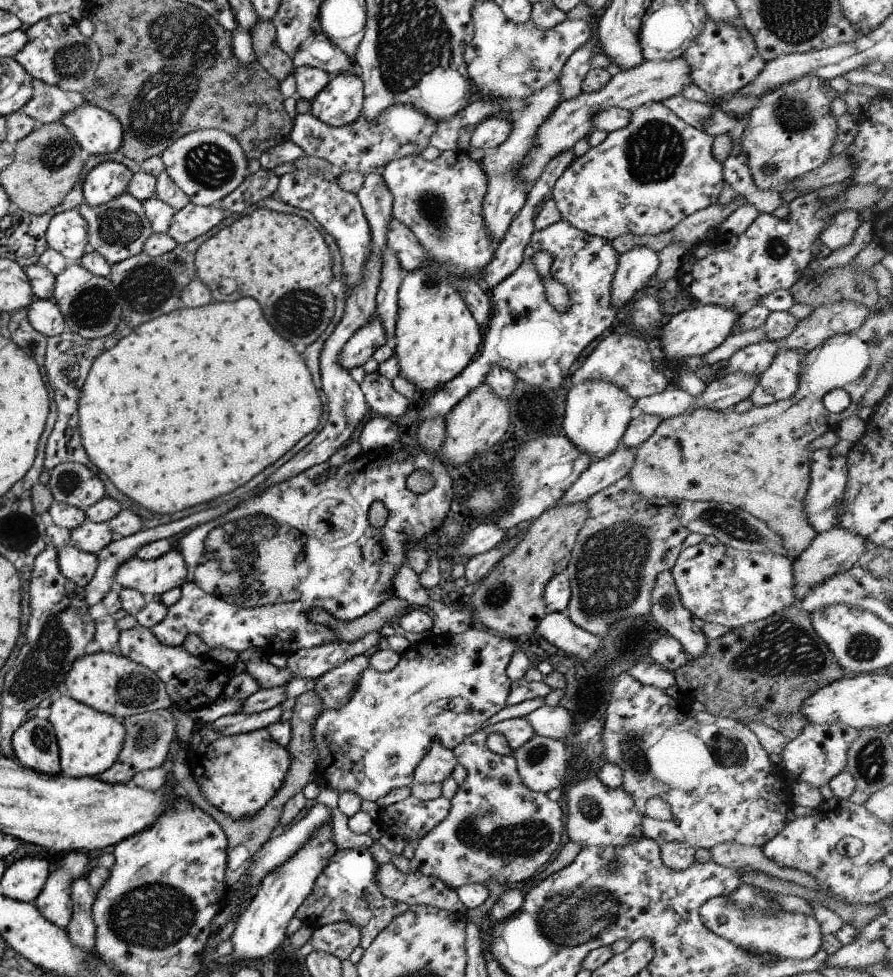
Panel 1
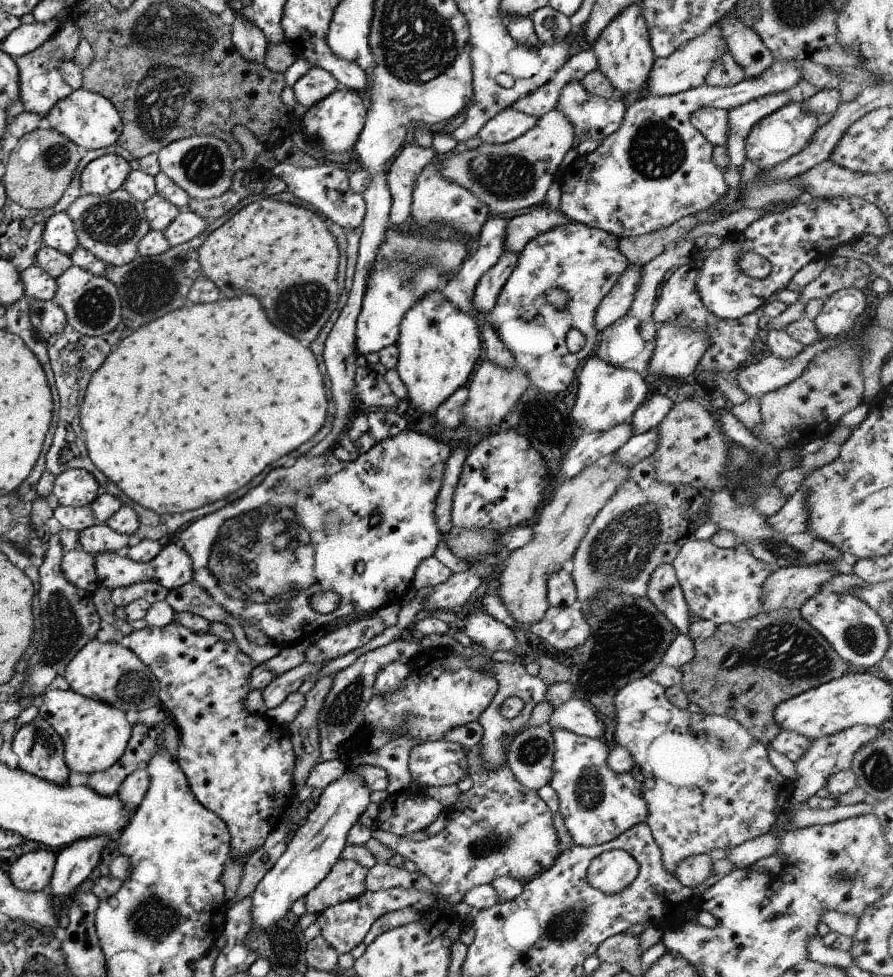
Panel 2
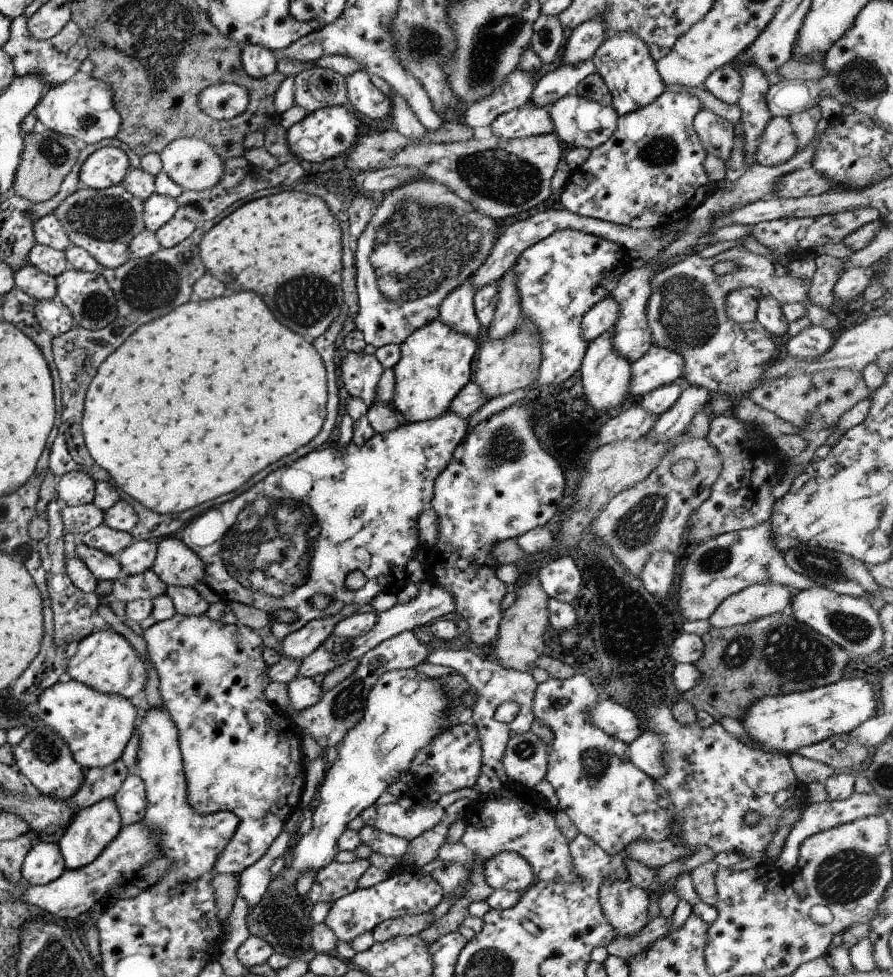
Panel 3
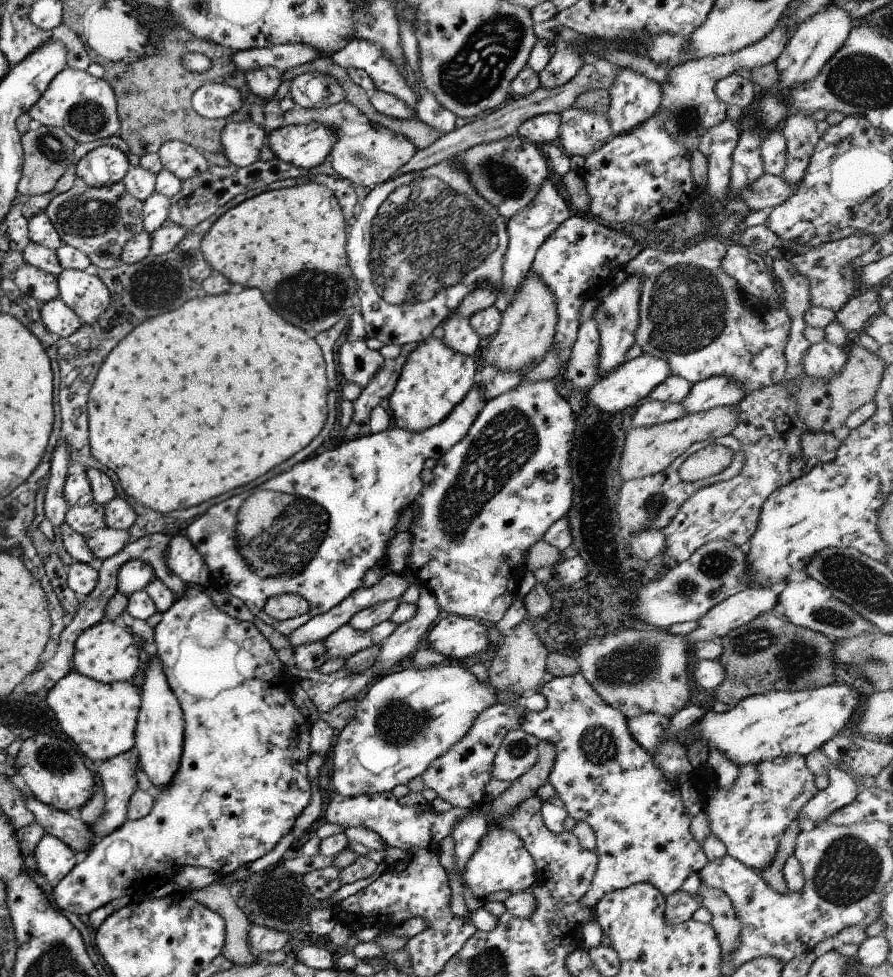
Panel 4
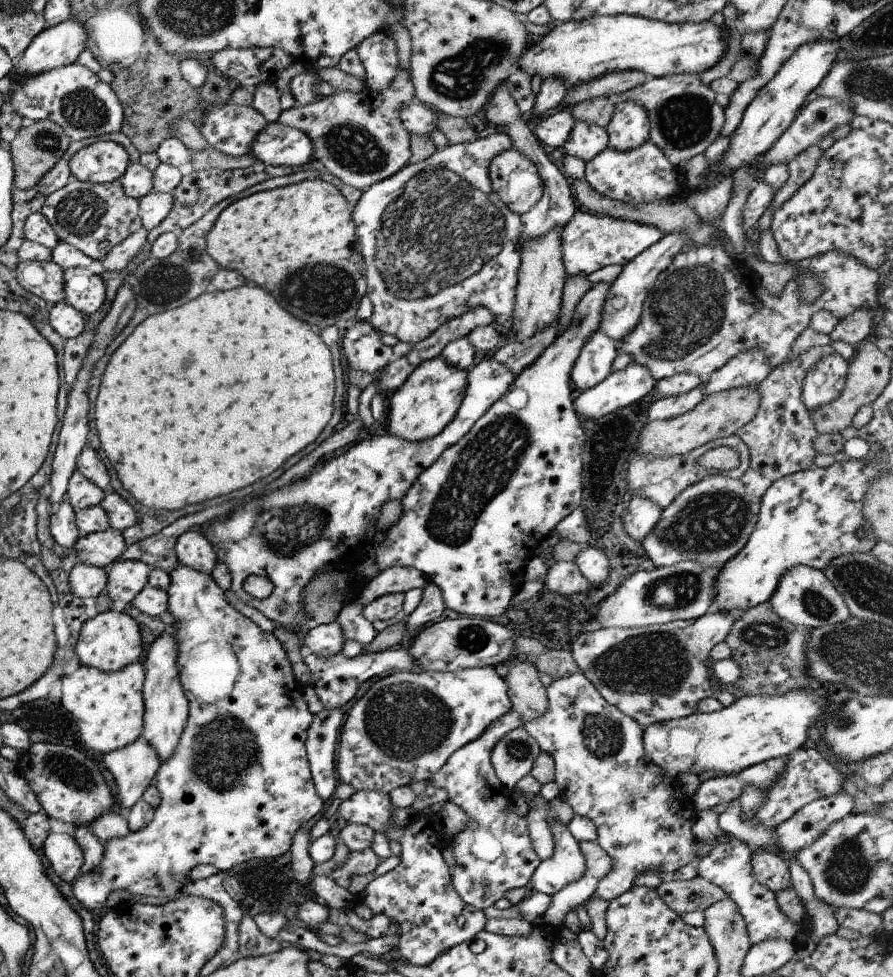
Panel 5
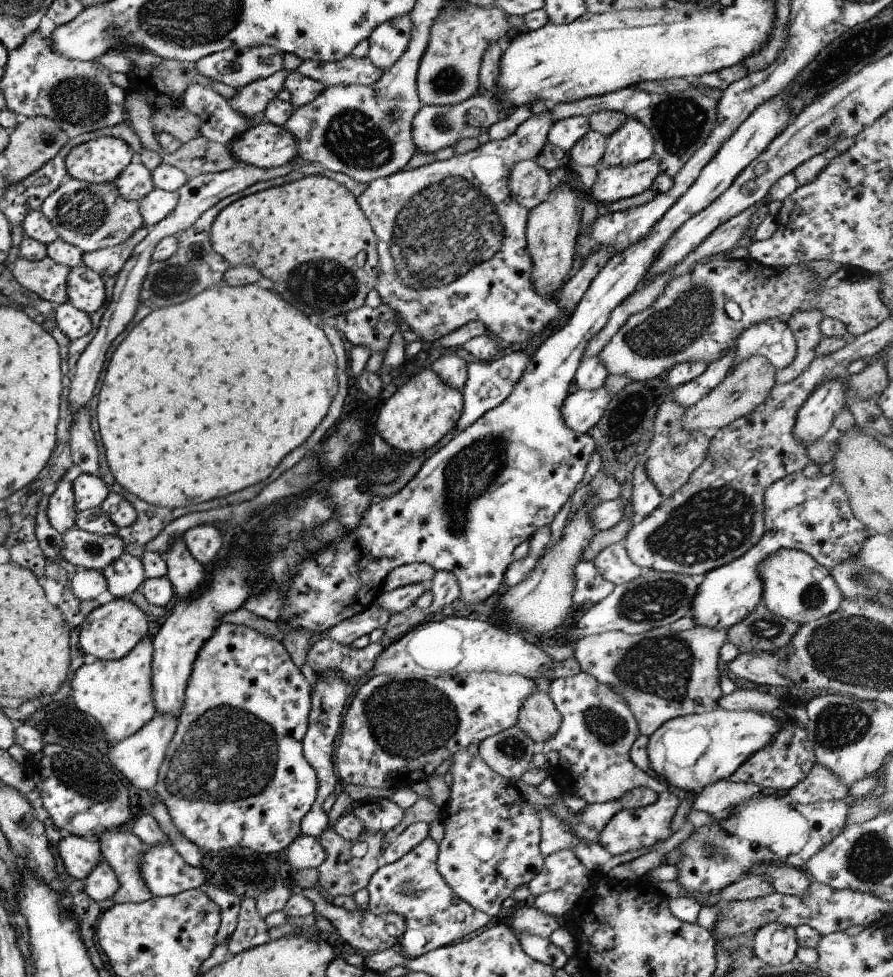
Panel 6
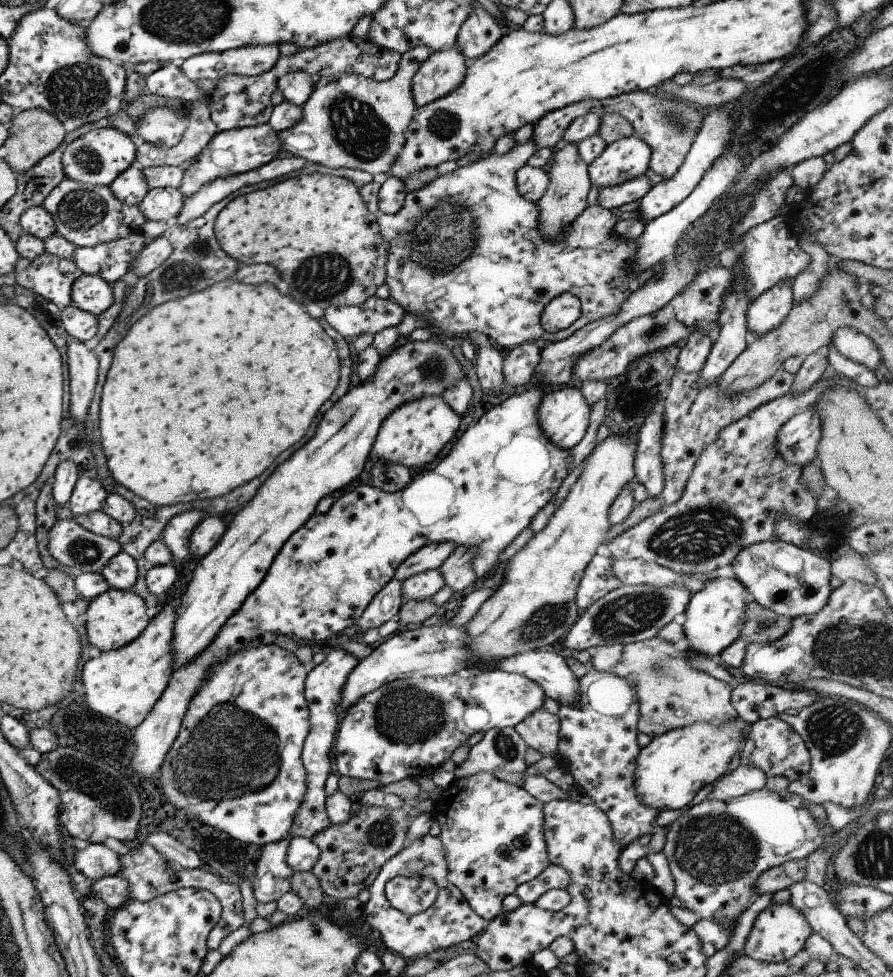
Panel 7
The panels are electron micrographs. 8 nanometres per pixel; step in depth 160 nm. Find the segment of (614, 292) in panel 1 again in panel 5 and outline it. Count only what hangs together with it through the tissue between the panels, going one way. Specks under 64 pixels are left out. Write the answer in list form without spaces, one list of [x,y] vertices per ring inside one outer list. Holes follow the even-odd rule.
[[[595,331],[581,347],[572,364],[570,379],[579,390],[598,385],[609,373],[617,356],[615,342],[605,333]]]

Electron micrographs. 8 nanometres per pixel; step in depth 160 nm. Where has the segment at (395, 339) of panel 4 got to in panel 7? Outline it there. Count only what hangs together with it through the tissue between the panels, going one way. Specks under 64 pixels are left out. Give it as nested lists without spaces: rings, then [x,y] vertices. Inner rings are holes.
[[[529,139],[524,144],[515,144],[507,154],[495,155],[491,152],[487,156],[479,158],[477,162],[470,166],[457,167],[449,174],[439,175],[436,179],[433,179],[427,184],[427,186],[421,187],[421,190],[409,191],[406,193],[401,208],[399,208],[395,214],[383,214],[383,212],[377,208],[377,193],[381,186],[379,183],[371,181],[359,189],[359,194],[364,200],[366,207],[369,209],[369,212],[375,215],[379,234],[387,244],[386,251],[388,252],[388,255],[386,258],[384,284],[389,288],[389,299],[395,304],[398,304],[404,310],[405,314],[422,316],[425,320],[428,320],[432,326],[441,328],[443,337],[447,339],[450,337],[463,337],[465,334],[475,332],[476,330],[477,332],[481,332],[481,334],[485,334],[492,344],[505,352],[521,343],[532,344],[534,340],[539,338],[549,340],[551,343],[553,341],[560,341],[586,324],[592,323],[600,318],[605,318],[609,315],[615,315],[619,310],[622,301],[627,300],[627,297],[630,294],[633,294],[649,279],[662,272],[666,260],[658,262],[647,270],[637,274],[630,271],[628,263],[634,258],[634,254],[636,253],[636,240],[626,242],[625,239],[618,237],[614,233],[616,218],[611,214],[610,210],[599,206],[597,203],[591,206],[586,206],[582,212],[574,218],[572,224],[567,225],[564,228],[560,237],[557,237],[555,240],[544,239],[542,234],[538,231],[538,208],[536,203],[525,200],[519,192],[517,192],[515,182],[515,172],[517,172],[517,169],[520,166],[523,166],[526,163],[527,158],[529,158],[529,156],[536,150],[537,148],[534,146],[534,143]],[[561,293],[571,293],[575,298],[578,298],[578,301],[580,302],[580,314],[567,328],[554,333],[548,333],[541,329],[541,326],[539,325],[539,316],[541,311],[545,308],[545,305],[547,305],[552,298],[559,296]]]

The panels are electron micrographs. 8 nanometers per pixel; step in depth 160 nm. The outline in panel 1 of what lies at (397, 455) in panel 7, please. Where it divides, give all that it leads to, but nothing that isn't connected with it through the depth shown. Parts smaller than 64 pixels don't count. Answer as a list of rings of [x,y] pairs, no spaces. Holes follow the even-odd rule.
[[[453,149],[441,151],[430,161],[420,154],[402,156],[384,164],[379,173],[392,196],[392,218],[409,228],[426,253],[430,254],[430,261],[406,273],[398,286],[392,342],[398,376],[413,384],[417,391],[431,392],[457,376],[477,356],[482,342],[482,330],[452,282],[460,281],[461,277],[478,280],[495,250],[495,243],[486,234],[482,217],[486,176],[480,164],[471,160],[467,152]]]

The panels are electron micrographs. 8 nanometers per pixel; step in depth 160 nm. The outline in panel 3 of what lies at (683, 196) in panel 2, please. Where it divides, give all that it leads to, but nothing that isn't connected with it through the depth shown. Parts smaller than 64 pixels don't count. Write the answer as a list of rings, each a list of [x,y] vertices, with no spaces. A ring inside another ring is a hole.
[[[663,91],[657,98],[653,99],[648,105],[634,110],[623,117],[617,117],[616,127],[613,134],[605,140],[602,145],[596,146],[589,151],[589,156],[581,166],[572,169],[564,183],[562,193],[560,194],[560,204],[566,211],[578,214],[582,217],[591,217],[616,225],[625,225],[634,229],[657,229],[665,226],[671,226],[689,218],[690,214],[697,208],[707,197],[714,192],[714,180],[711,180],[703,170],[702,162],[706,155],[705,149],[700,145],[699,139],[692,127],[692,120],[699,109],[703,108],[696,97],[684,93],[671,93]]]

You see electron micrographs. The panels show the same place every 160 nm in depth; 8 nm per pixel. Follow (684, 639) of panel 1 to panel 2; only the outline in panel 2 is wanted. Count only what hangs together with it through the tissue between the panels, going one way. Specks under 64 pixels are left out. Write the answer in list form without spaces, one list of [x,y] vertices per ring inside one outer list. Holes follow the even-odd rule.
[[[661,563],[652,570],[644,596],[673,623],[681,635],[687,635],[687,627],[693,618],[670,564]]]

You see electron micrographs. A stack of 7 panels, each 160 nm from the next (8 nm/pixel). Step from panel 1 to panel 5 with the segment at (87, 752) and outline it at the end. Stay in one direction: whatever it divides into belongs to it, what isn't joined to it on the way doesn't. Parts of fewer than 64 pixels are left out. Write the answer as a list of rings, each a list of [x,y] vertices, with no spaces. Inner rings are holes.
[[[138,661],[118,671],[103,672],[95,667],[80,666],[61,678],[60,704],[77,720],[83,744],[95,752],[107,754],[133,742],[140,736],[143,726],[144,704],[142,684],[144,666]]]

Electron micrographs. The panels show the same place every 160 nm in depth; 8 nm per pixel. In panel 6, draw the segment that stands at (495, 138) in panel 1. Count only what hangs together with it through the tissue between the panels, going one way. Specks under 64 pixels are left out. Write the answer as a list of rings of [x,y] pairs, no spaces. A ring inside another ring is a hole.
[[[574,116],[554,122],[548,130],[546,140],[561,148],[567,154],[568,150],[589,130],[586,117]]]

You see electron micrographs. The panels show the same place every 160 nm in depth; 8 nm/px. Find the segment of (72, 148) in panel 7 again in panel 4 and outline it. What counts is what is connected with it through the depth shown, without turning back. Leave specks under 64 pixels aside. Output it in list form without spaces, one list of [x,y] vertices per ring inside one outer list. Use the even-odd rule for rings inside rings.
[[[101,145],[76,162],[75,174],[87,186],[97,188],[121,181],[128,169],[124,152],[111,145]]]

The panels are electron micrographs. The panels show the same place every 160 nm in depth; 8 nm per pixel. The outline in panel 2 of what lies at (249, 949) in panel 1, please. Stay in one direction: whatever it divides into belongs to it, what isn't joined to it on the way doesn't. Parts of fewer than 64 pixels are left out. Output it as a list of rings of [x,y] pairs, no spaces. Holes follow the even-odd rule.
[[[346,765],[343,773],[322,789],[319,799],[313,810],[305,818],[305,823],[291,831],[291,837],[286,842],[283,854],[277,858],[275,864],[263,875],[257,886],[250,894],[252,922],[250,929],[264,929],[285,916],[291,904],[300,896],[305,896],[322,878],[331,870],[336,860],[340,859],[341,851],[346,846],[347,831],[357,822],[357,818],[365,806],[369,804],[370,790],[365,786],[364,780],[356,775],[356,767]]]

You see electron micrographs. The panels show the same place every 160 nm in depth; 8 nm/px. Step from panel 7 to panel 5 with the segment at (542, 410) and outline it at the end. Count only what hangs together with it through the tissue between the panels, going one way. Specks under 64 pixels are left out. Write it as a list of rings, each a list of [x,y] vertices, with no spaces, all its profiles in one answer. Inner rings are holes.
[[[630,362],[623,370],[609,373],[598,385],[582,391],[572,401],[572,407],[578,418],[595,420],[607,412],[629,406],[647,394],[655,383],[644,366]]]

